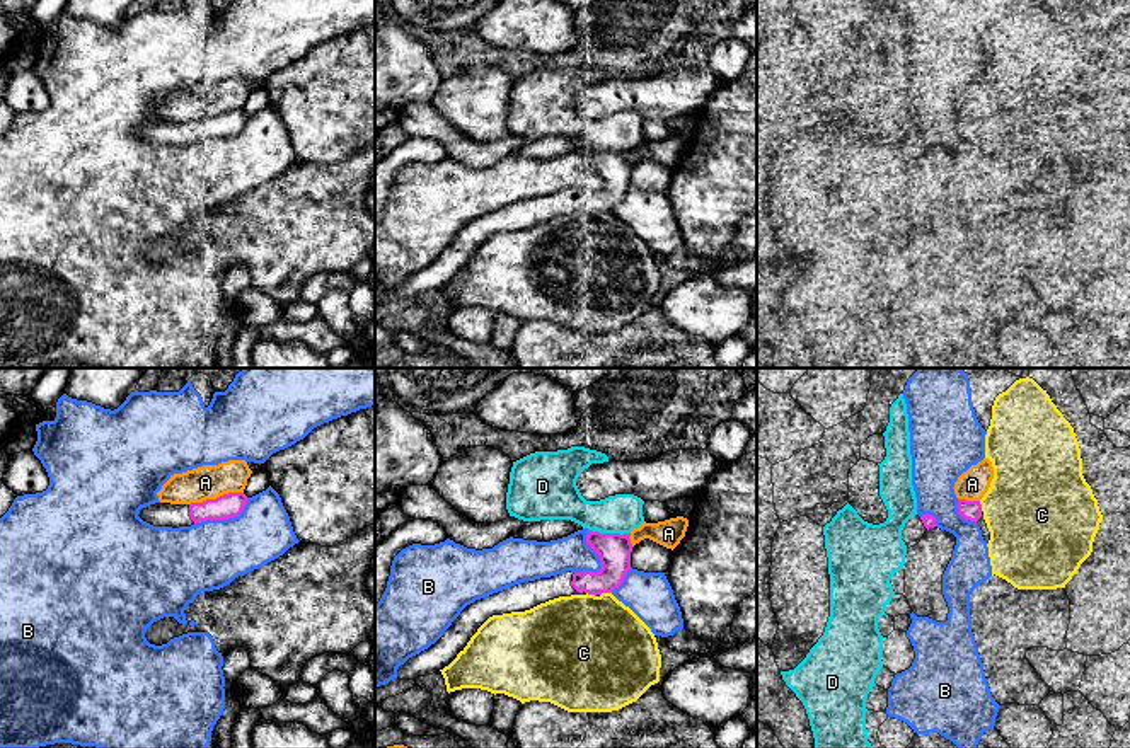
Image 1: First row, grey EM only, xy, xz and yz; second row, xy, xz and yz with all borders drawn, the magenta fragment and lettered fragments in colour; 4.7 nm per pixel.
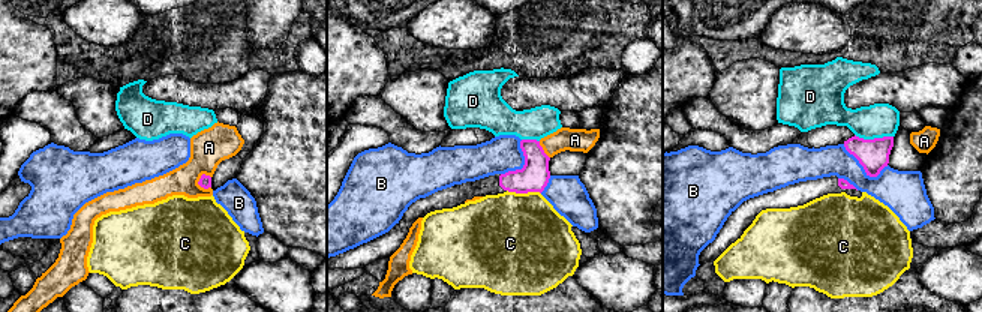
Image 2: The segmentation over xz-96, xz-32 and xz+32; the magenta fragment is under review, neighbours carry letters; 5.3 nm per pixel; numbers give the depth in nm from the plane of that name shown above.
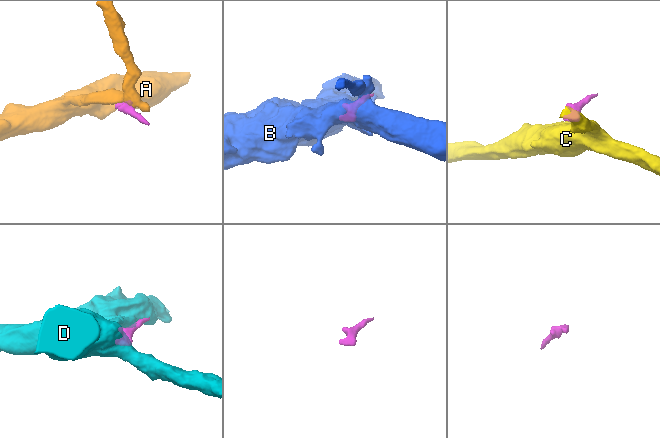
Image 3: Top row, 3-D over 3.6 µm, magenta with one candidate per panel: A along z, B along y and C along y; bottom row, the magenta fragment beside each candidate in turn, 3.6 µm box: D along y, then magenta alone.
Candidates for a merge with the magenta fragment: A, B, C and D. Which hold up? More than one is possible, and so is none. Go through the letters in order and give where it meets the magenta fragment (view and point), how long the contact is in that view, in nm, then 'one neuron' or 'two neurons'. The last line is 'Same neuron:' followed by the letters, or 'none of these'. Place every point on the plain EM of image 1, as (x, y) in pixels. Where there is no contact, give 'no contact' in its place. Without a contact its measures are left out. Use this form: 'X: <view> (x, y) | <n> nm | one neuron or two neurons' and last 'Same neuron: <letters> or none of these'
A: xy (217, 116) | 260 nm | two neurons
B: xz (600, 179) | 220 nm | two neurons
C: xz (605, 210) | 60 nm | two neurons
D: xz (609, 152) | 200 nm | two neurons
Same neuron: none of these

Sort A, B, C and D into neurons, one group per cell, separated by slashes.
A / B / C / D

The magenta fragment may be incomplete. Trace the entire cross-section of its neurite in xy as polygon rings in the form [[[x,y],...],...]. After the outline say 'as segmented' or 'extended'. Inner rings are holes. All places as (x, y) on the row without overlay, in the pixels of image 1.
[[[228,111],[216,118],[191,123],[155,121],[141,126],[138,135],[153,145],[191,145],[206,138],[239,135],[247,121],[244,111]]]; extended

